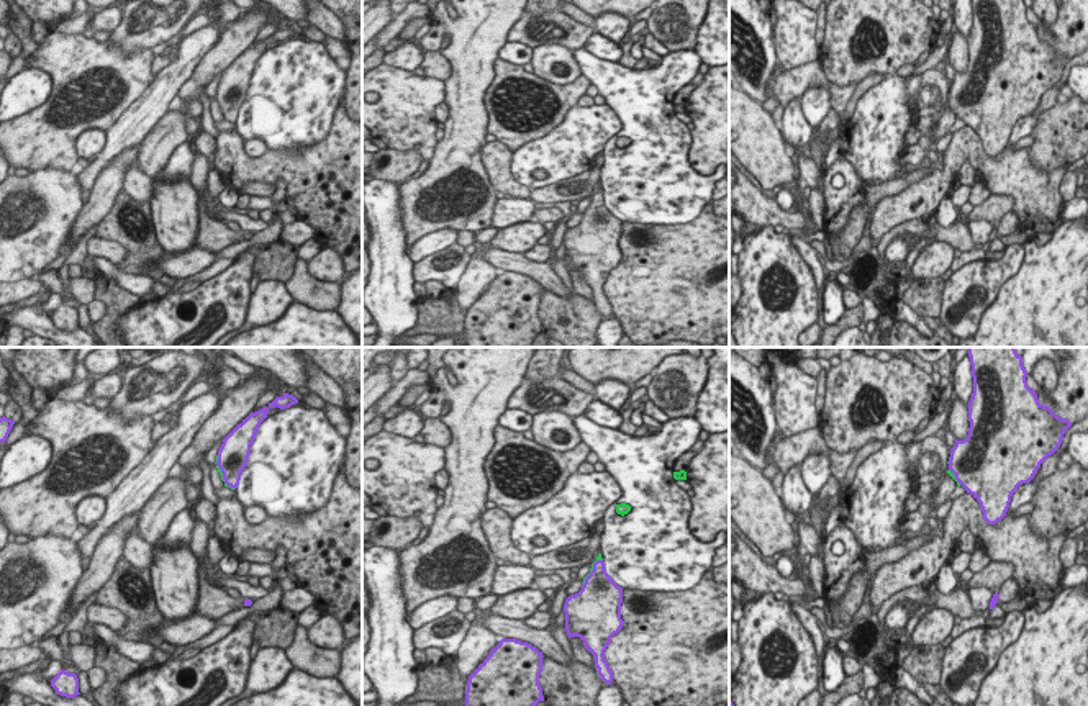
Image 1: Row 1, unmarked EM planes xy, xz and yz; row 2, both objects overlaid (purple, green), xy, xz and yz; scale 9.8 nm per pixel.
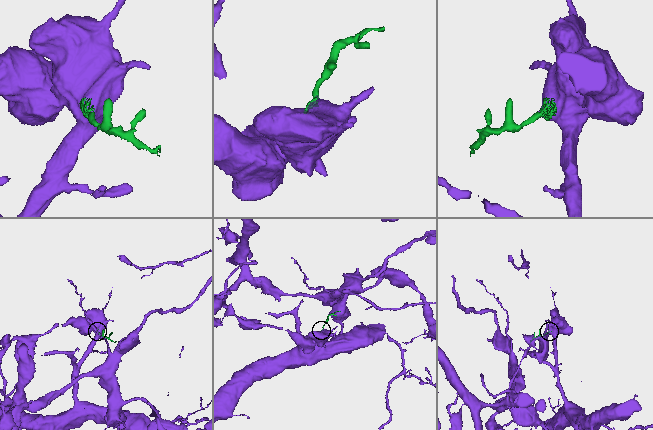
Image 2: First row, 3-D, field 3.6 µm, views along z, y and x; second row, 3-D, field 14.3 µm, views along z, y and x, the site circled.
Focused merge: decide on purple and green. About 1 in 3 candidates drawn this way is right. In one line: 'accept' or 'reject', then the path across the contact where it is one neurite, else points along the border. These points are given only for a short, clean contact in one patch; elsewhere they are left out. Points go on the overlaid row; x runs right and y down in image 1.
accept

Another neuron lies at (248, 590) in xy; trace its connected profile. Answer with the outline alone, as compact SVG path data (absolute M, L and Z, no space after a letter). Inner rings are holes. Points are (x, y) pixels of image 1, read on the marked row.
M236 573L228 575L228 577L220 577L218 583L224 586L226 590L228 588L239 590L246 600L265 596L269 593L269 588L264 588L262 585L254 586L249 582L243 582L236 577Z

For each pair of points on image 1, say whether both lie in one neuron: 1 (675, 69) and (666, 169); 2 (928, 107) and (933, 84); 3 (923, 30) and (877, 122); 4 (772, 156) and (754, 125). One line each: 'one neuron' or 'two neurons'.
1: one neuron
2: one neuron
3: two neurons
4: one neuron

